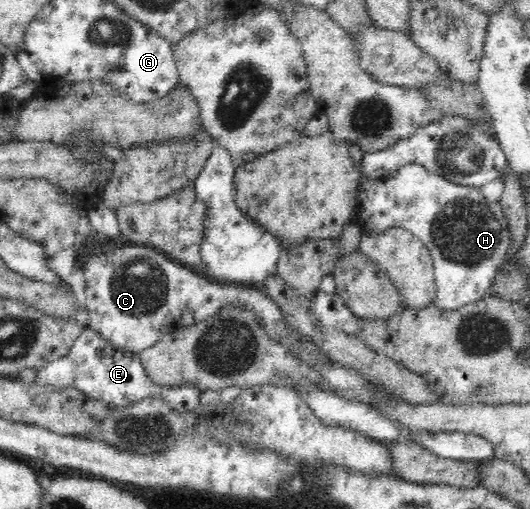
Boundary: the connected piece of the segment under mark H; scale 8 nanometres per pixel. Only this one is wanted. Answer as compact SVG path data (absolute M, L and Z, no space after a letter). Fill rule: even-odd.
M406 164L396 173L394 177L380 177L378 181L362 177L356 200L357 224L366 232L374 231L378 235L392 227L405 228L424 243L434 265L434 306L441 310L456 310L485 298L489 294L496 270L507 258L512 242L501 204L498 201L487 202L480 187L454 184L420 165Z

